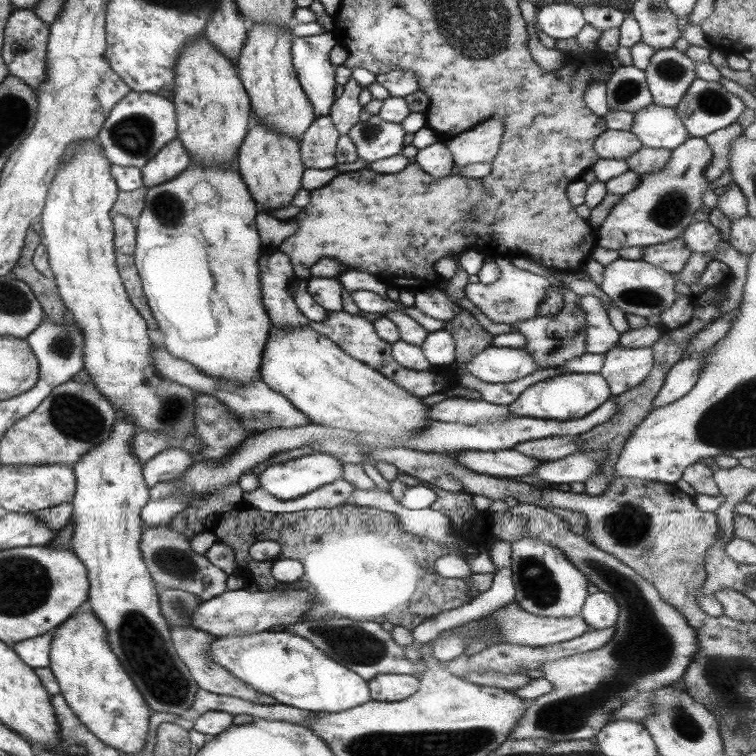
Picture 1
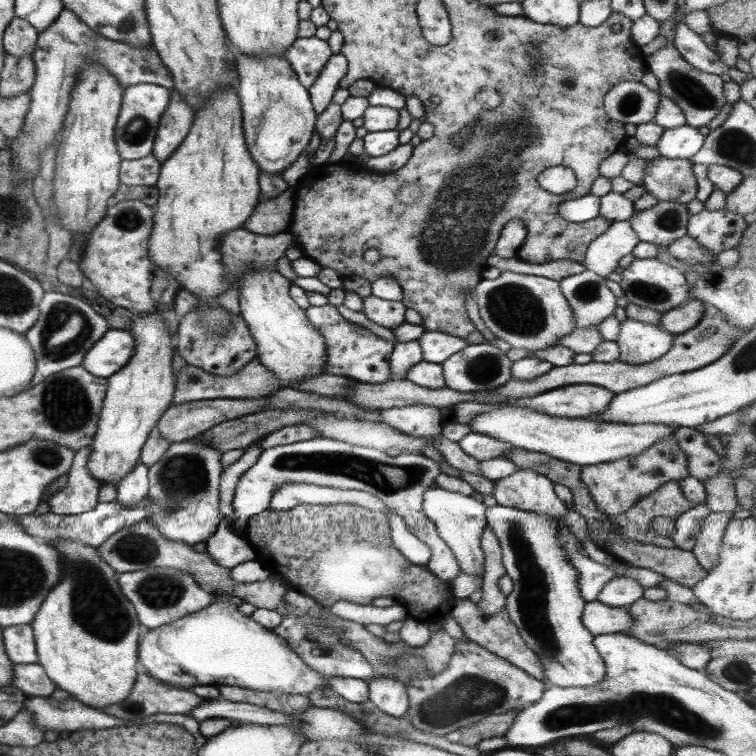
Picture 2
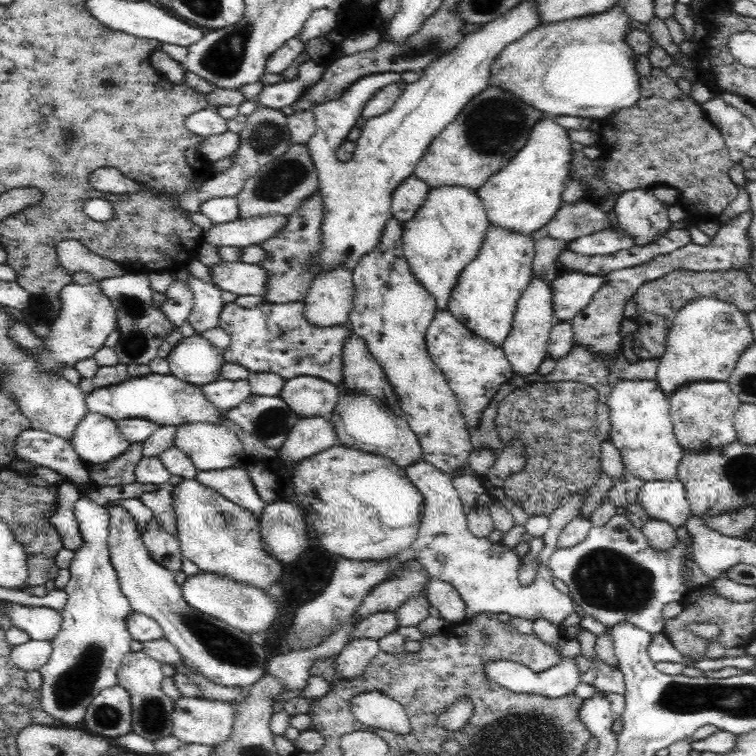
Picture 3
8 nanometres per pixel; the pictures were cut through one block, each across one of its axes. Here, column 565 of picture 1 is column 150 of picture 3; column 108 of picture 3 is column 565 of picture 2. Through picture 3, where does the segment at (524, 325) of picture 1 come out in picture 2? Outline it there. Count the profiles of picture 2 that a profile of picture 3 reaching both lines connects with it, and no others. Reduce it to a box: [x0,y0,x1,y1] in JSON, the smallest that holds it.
[558,269,616,329]

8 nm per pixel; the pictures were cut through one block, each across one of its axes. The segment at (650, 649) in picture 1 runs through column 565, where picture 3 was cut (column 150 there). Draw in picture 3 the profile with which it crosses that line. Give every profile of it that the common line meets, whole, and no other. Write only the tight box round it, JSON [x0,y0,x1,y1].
[117,519,183,742]

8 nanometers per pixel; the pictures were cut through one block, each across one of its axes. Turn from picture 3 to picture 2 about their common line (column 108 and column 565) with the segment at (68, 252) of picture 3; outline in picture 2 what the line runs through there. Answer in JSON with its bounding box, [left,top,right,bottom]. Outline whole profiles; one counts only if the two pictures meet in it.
[486,254,585,282]

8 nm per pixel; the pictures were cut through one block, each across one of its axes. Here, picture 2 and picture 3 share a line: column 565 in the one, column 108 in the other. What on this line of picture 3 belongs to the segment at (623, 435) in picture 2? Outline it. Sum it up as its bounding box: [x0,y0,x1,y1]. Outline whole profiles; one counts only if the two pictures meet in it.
[69,412,131,464]

